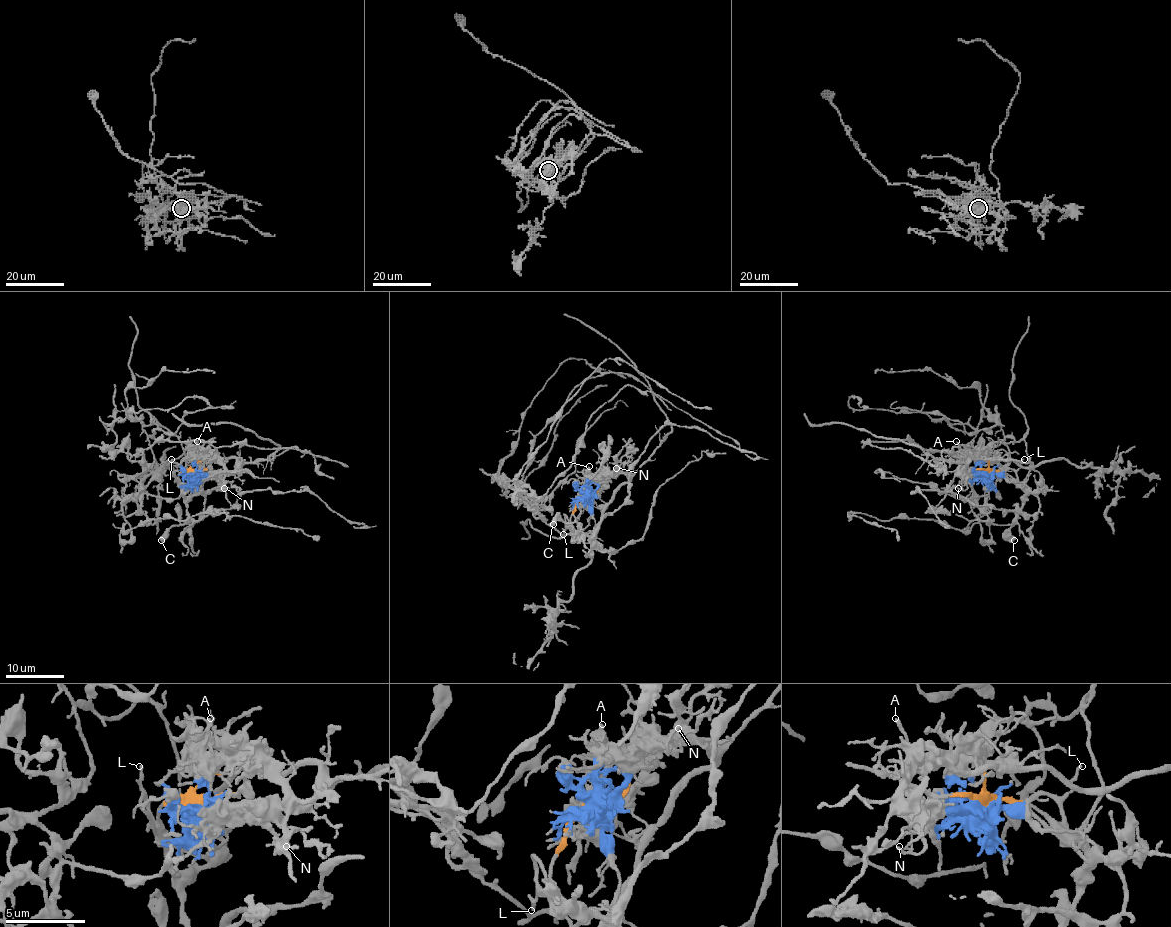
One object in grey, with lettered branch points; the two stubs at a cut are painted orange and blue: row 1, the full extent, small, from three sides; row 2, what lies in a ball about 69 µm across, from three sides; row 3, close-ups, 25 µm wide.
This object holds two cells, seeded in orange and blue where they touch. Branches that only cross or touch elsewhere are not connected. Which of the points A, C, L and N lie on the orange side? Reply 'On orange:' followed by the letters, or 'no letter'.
On orange: C, L

